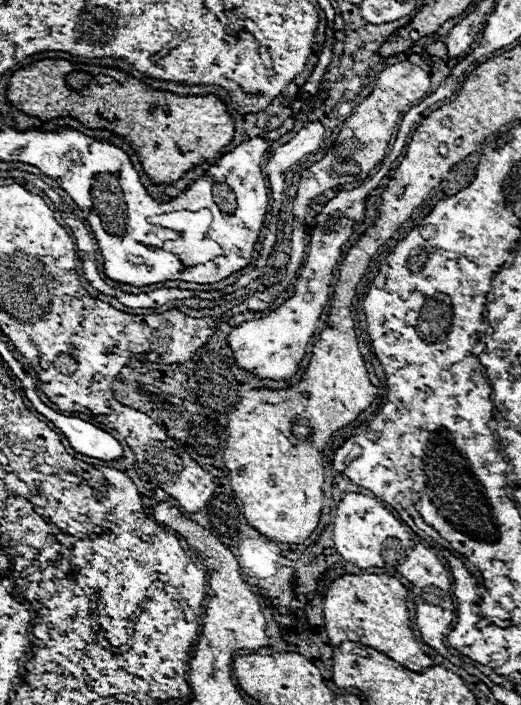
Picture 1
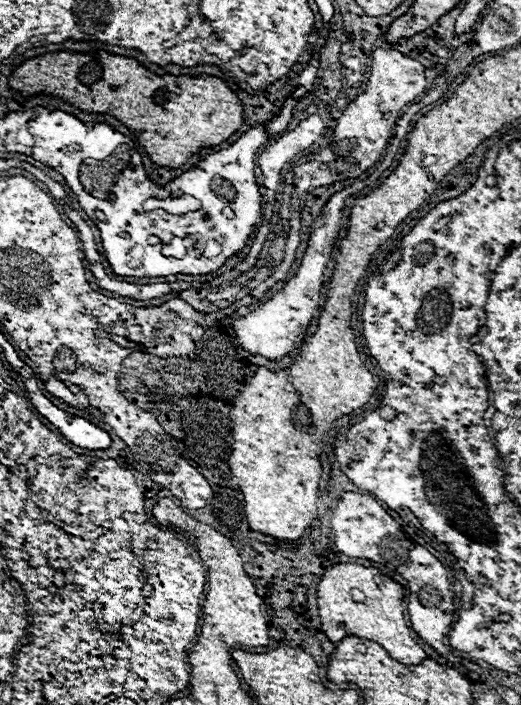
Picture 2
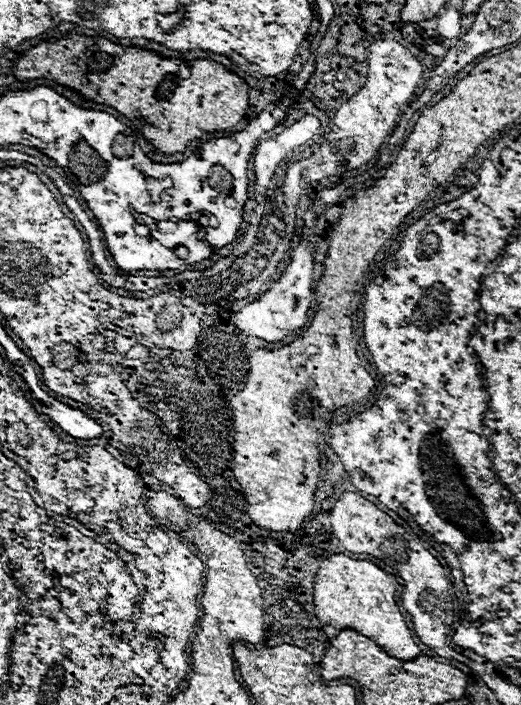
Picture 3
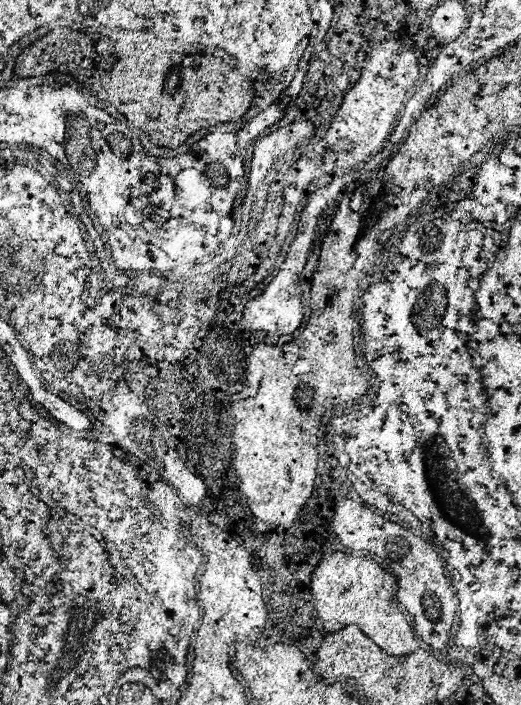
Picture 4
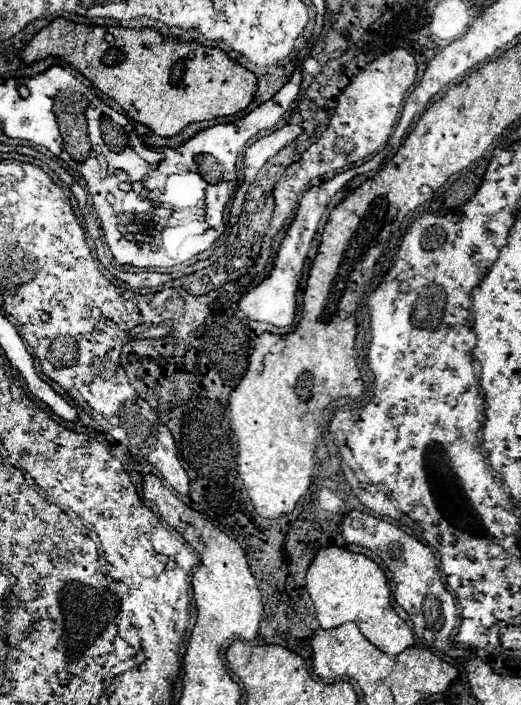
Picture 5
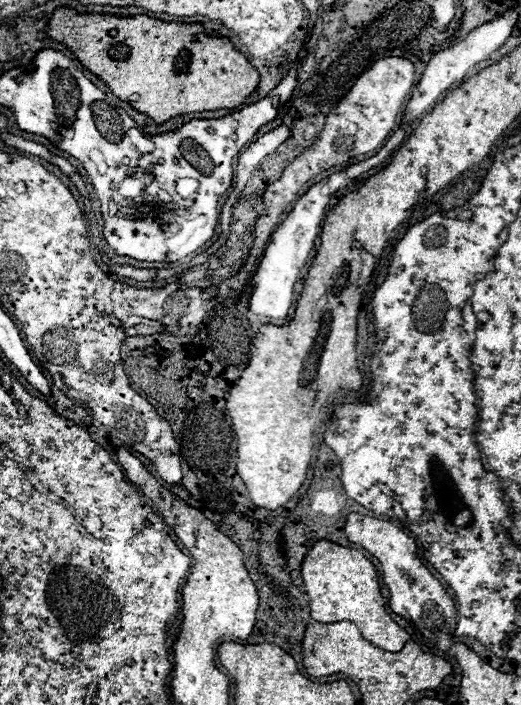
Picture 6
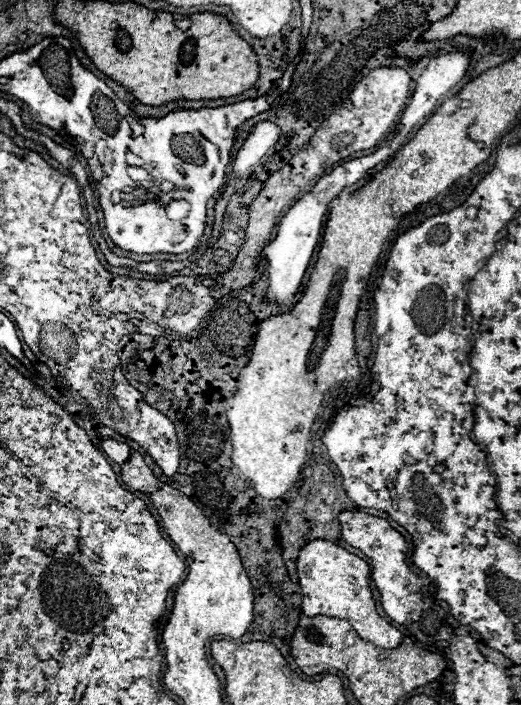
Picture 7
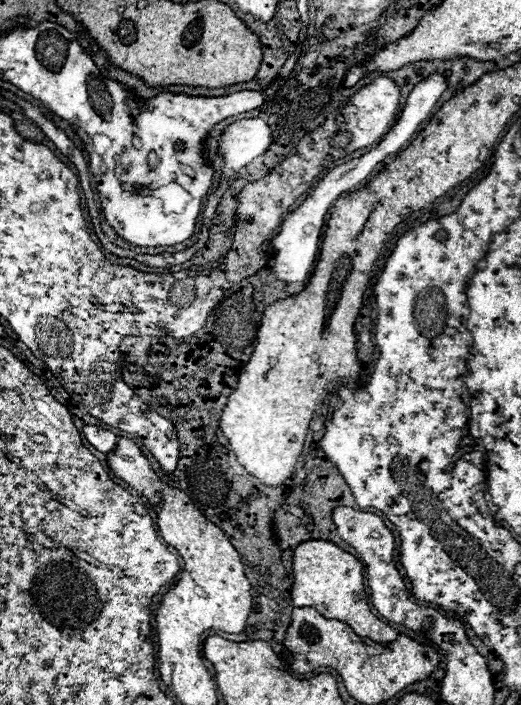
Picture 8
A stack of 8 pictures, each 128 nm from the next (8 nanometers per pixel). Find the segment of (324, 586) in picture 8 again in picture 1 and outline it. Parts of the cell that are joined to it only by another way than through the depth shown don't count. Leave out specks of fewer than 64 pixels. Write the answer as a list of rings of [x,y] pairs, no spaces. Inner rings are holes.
[[[362,574],[362,576],[340,576],[334,580],[324,596],[324,626],[330,642],[334,646],[342,642],[360,642],[364,646],[376,648],[388,658],[400,662],[402,666],[422,672],[434,662],[424,654],[410,628],[410,612],[406,606],[408,588],[400,584],[398,578],[386,574]]]

